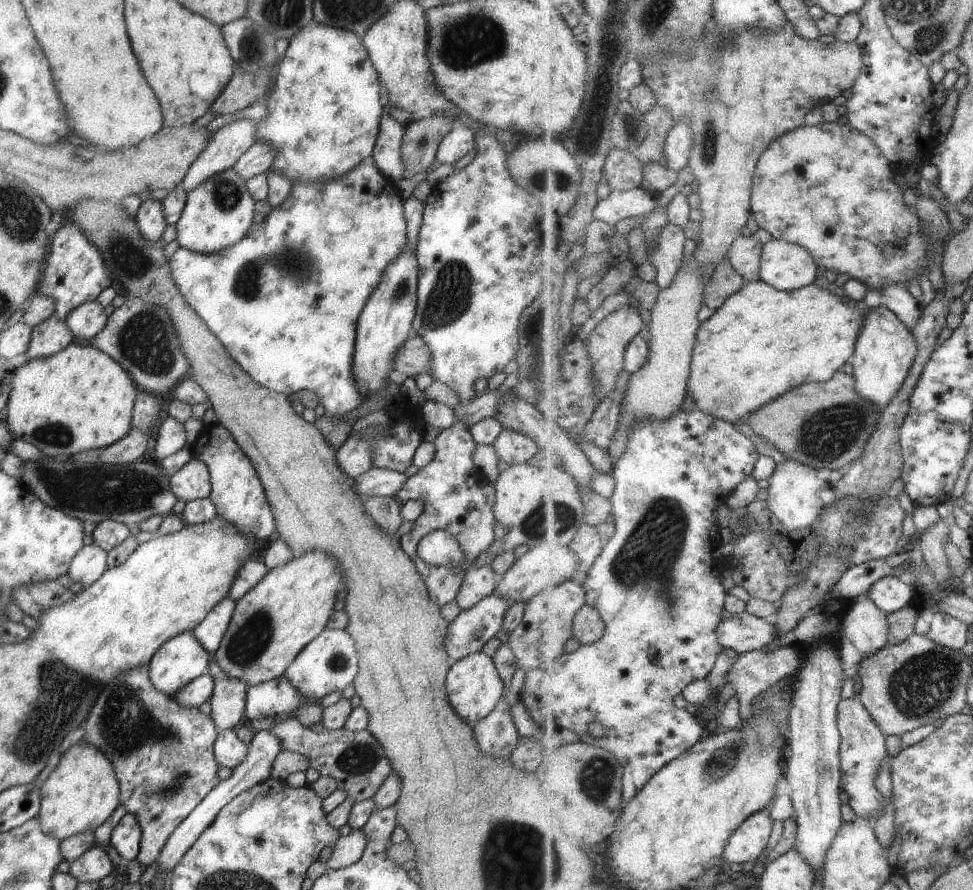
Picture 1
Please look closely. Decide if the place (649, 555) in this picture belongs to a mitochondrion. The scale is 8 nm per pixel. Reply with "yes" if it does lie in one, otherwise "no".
yes

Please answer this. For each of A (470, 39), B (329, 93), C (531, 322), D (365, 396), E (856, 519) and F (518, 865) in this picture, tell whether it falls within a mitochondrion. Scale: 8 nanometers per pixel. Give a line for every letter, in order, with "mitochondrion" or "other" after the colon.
A: mitochondrion
B: other
C: mitochondrion
D: other
E: mitochondrion
F: mitochondrion

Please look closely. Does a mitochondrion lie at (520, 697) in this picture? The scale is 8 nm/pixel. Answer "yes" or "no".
no

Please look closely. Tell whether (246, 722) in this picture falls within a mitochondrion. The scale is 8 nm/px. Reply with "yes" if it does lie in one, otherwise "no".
no

